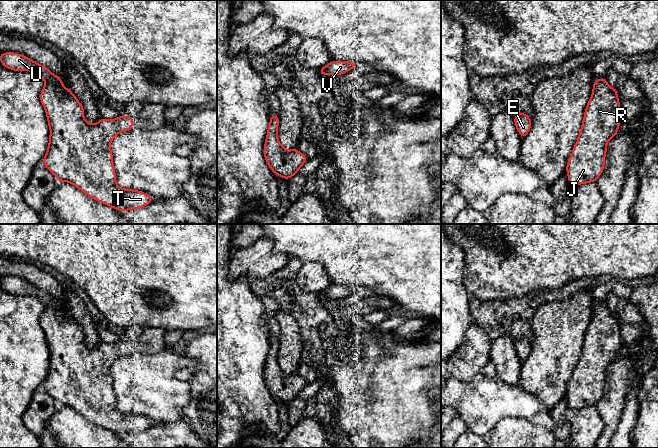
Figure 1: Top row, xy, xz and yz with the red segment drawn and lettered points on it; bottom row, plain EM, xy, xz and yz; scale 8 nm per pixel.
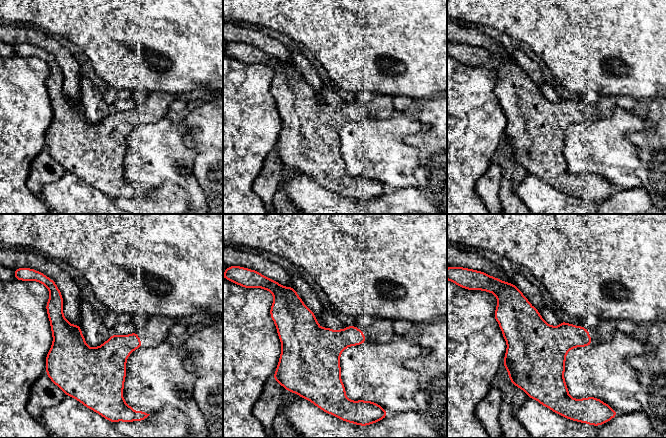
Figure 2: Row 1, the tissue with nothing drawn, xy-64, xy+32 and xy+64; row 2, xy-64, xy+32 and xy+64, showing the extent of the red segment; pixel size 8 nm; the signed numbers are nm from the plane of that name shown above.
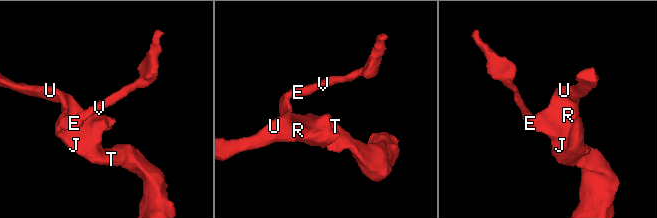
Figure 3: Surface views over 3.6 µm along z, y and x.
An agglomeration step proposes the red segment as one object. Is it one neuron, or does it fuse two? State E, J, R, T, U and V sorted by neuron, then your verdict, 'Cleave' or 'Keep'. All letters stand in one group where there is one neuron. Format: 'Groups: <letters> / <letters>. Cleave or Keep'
Groups: E J R T U V. Keep

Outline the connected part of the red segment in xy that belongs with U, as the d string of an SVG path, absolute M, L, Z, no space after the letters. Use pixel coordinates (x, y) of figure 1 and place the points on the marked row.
M15 52L0 53L0 63L13 71L37 73L45 82L40 92L40 101L45 109L50 135L42 163L59 182L71 183L90 198L121 212L139 209L154 201L147 193L134 189L123 189L116 182L110 144L116 135L133 128L132 117L122 115L115 119L101 117L96 124L90 124L84 118L82 104L71 89L66 89L62 79L47 67Z

